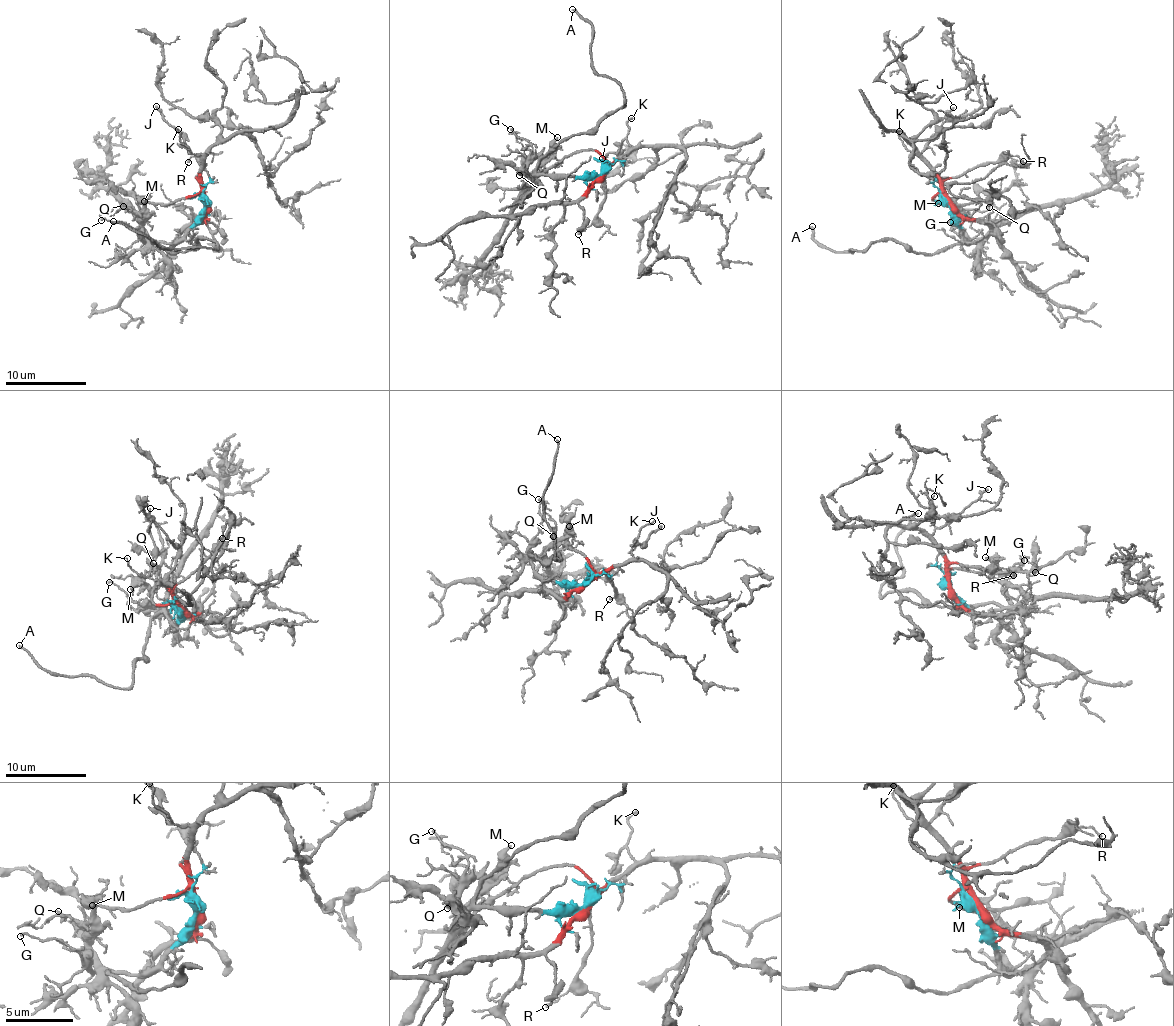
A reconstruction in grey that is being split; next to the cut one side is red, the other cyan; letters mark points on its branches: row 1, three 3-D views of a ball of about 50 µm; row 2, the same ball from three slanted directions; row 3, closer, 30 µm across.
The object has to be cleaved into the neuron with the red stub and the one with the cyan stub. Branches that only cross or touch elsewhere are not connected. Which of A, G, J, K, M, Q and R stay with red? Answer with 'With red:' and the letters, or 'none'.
With red: J, K, R

